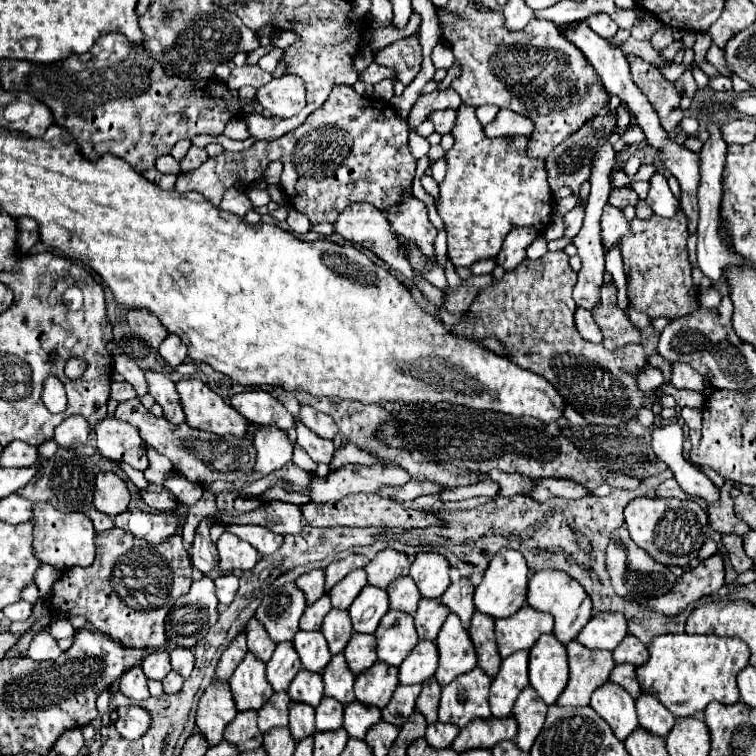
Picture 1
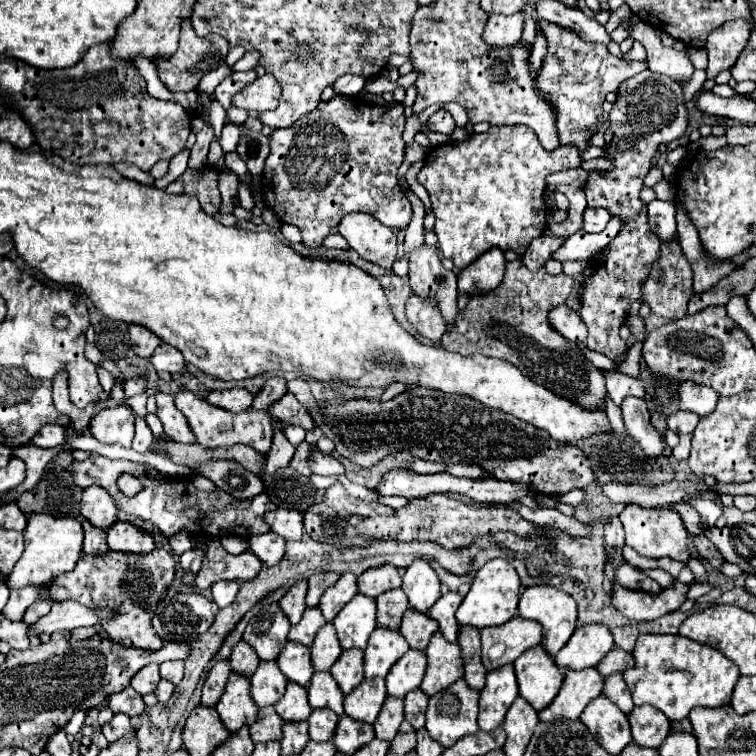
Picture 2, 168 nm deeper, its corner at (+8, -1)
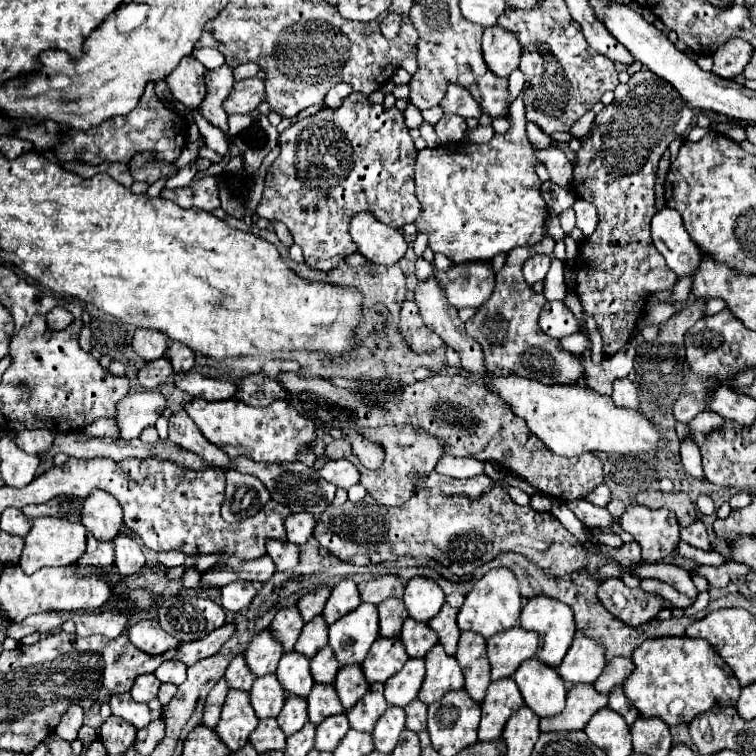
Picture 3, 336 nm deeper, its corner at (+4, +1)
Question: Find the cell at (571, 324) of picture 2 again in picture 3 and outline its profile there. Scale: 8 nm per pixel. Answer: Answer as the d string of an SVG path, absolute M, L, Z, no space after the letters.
M547 302L539 316L539 326L551 338L565 338L581 332L581 324L575 320L573 312L563 302Z

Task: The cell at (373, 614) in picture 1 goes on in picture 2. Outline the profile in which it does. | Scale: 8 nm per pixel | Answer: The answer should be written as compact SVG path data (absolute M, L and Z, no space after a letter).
M357 594L333 620L339 644L343 650L367 648L371 632L377 628L375 600Z

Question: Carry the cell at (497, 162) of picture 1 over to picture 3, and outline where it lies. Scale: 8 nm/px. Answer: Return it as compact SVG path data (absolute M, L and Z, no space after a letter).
M521 92L513 102L511 102L511 114L509 114L509 124L511 128L505 134L495 134L487 144L459 144L459 146L437 146L437 148L425 148L417 154L417 164L415 164L415 188L417 188L417 198L423 206L421 216L415 220L417 222L417 230L423 230L429 234L429 246L433 248L433 252L441 252L445 254L453 264L465 264L465 262L473 262L473 260L491 260L493 256L501 254L501 252L509 252L517 246L535 246L537 242L543 240L543 228L545 228L545 220L549 216L547 212L547 204L541 198L541 180L535 174L535 166L541 164L541 160L535 156L535 148L531 146L531 142L527 140L525 134L525 92Z

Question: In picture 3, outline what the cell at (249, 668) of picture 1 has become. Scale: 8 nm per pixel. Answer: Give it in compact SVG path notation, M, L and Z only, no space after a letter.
M231 688L221 710L221 720L215 728L219 738L223 738L229 750L235 752L249 740L249 734L255 730L257 724L259 718L251 706L249 692Z

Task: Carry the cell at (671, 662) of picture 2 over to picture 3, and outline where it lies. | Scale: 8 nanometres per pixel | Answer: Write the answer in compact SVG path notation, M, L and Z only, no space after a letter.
M663 636L647 638L635 650L635 670L623 682L623 690L641 716L659 716L665 724L677 726L681 722L691 722L697 714L703 714L713 706L735 706L741 686L733 670L723 662L723 658L713 650L707 640L695 640L687 636Z

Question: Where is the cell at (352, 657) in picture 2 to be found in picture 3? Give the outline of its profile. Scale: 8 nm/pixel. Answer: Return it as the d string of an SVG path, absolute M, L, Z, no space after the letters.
M349 664L349 666L339 668L337 678L335 678L335 690L337 690L345 710L355 706L357 700L363 698L363 694L367 692L367 688L369 688L369 684L365 680L361 664Z

